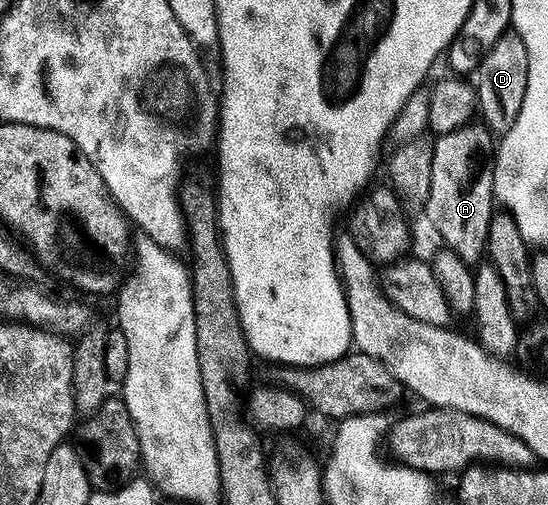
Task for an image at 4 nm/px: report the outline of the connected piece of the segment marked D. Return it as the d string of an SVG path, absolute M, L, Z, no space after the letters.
M512 29L501 35L493 47L482 56L481 63L475 70L475 88L479 115L489 131L504 133L511 129L520 105L523 104L523 95L527 88L527 67L527 48Z

